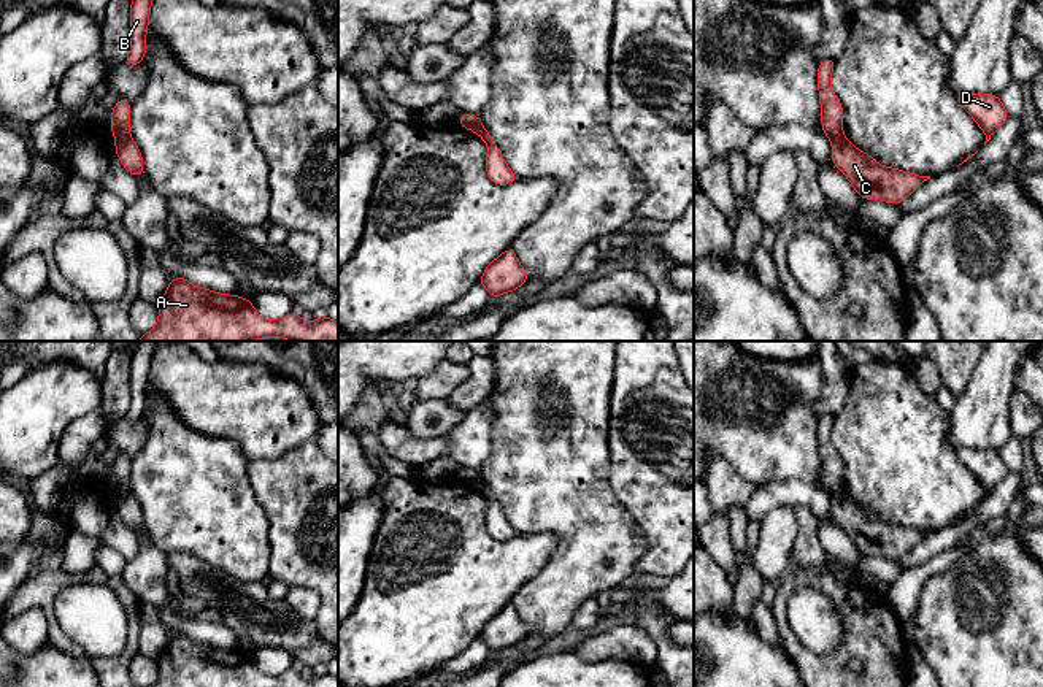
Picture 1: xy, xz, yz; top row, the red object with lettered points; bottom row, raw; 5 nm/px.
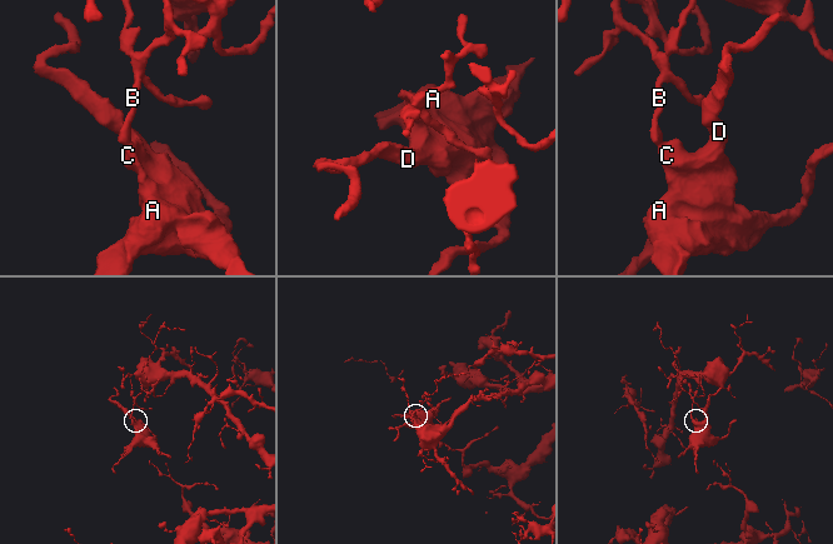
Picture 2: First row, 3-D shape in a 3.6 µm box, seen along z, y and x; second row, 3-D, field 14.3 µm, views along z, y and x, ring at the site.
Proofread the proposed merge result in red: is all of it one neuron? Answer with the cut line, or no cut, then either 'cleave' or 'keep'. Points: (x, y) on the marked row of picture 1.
cut in yz along (842, 134), (831, 140); cleave

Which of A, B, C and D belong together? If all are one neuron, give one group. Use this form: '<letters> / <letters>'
A C D / B

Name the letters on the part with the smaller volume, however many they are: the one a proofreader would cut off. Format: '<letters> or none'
A, C, D

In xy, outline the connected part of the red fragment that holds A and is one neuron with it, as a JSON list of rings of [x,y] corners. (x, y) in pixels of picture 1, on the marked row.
[[[176,276],[159,301],[159,320],[138,341],[338,341],[338,320],[324,314],[306,324],[291,313],[278,320],[259,316],[251,300],[217,294]]]

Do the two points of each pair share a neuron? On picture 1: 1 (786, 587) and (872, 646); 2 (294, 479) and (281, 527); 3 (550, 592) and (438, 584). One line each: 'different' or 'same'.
1: same
2: same
3: different

